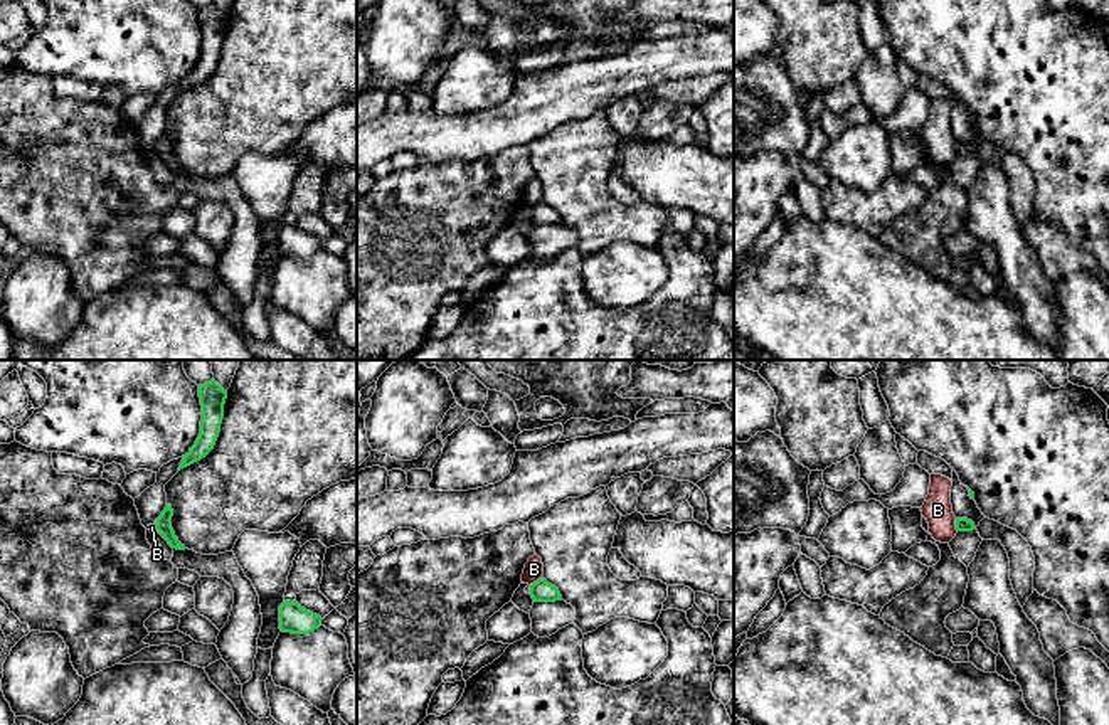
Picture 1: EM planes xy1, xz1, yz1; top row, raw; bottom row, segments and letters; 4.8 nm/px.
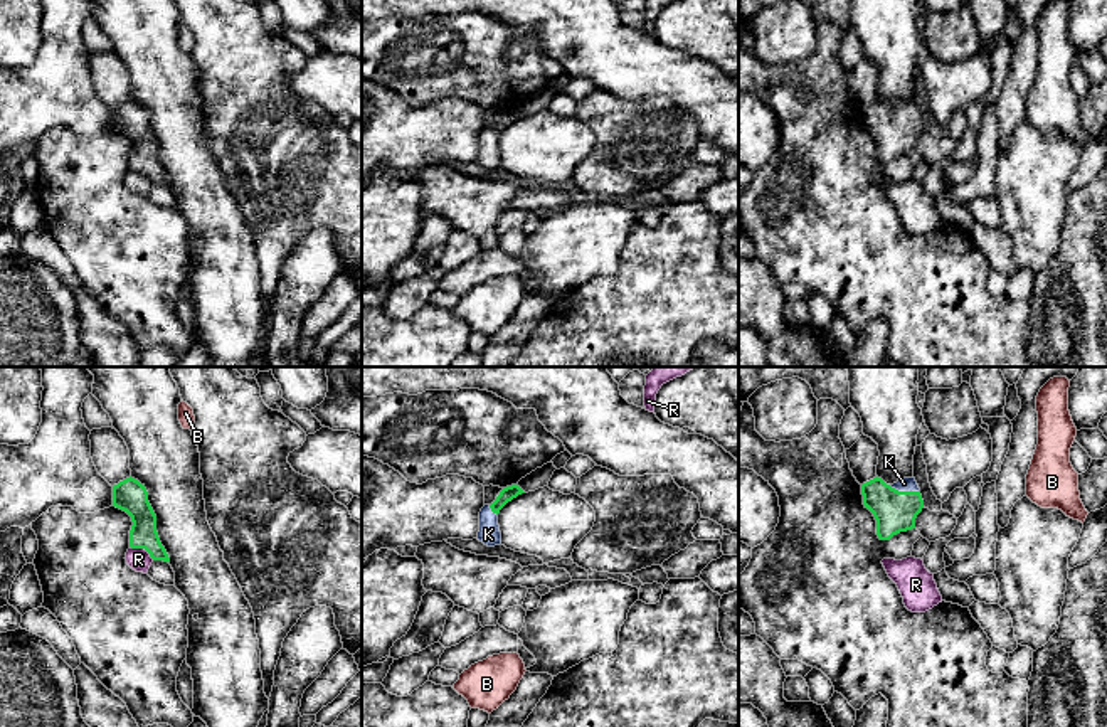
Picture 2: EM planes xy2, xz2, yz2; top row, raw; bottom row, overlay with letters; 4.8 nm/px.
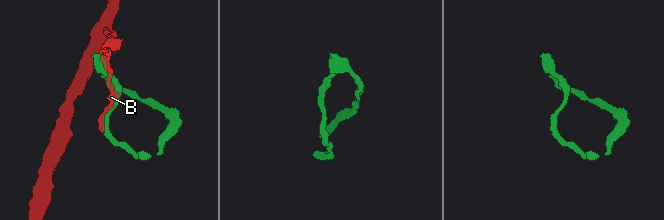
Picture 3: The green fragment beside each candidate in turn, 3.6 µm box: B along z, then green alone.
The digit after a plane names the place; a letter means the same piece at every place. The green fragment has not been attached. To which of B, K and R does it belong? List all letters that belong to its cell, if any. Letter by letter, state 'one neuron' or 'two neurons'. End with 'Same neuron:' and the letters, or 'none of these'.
B: two neurons
K: one neuron
R: two neurons
Same neuron: K

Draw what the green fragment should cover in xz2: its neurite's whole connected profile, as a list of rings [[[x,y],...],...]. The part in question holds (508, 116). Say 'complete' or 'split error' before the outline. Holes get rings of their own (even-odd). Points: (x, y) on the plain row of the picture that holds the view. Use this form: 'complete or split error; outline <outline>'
split error; outline [[[518,108],[506,109],[500,114],[496,123],[491,128],[485,128],[479,135],[479,155],[478,163],[488,170],[495,170],[501,167],[501,155],[498,148],[498,136],[500,133],[516,121],[518,118],[525,116]]]

